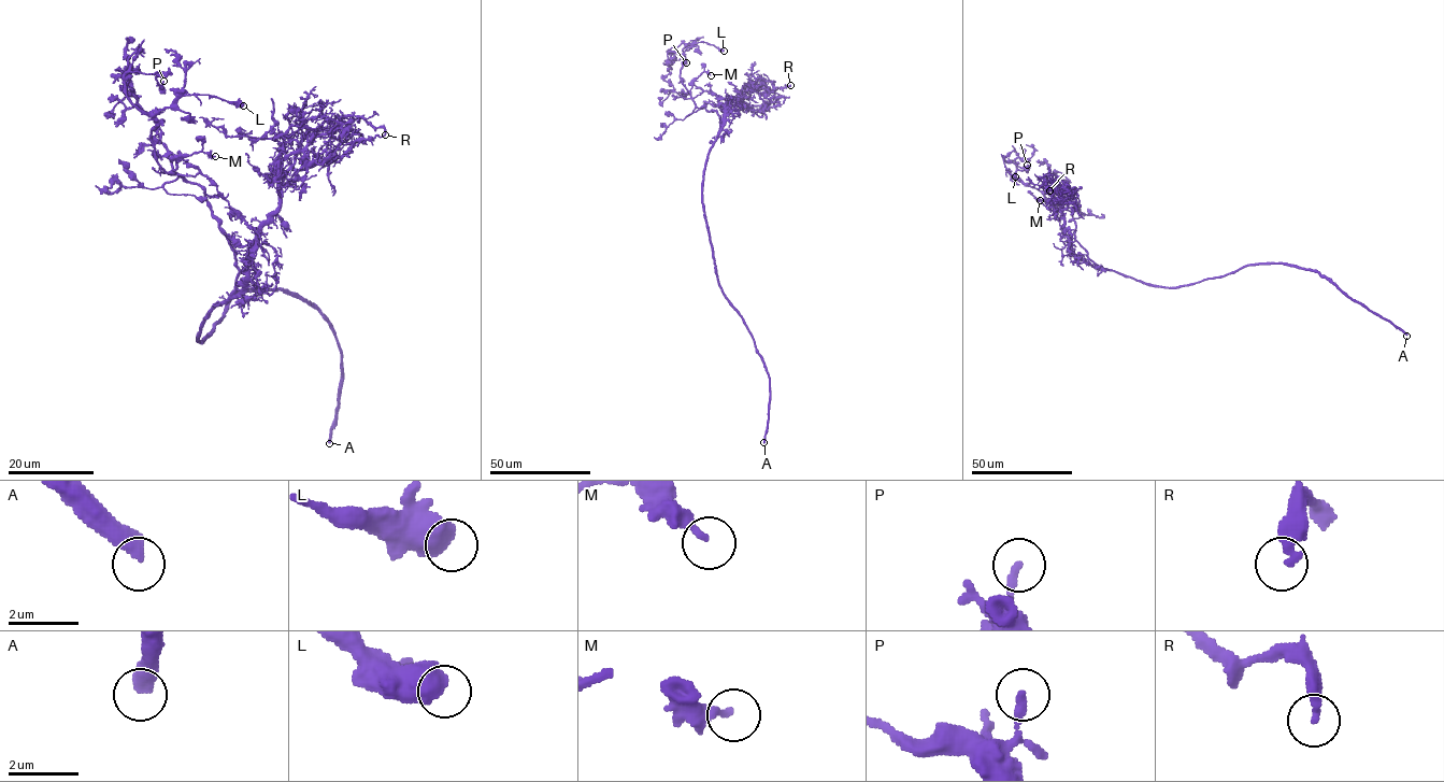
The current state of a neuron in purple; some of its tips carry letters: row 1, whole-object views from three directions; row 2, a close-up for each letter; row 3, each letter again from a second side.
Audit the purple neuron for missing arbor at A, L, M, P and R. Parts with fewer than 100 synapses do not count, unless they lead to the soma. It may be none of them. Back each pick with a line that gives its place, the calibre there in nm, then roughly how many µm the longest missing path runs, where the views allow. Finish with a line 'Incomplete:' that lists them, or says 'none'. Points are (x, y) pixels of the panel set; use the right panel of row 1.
A: Place: (1406, 336). Thickness 440 nm. Missing length about 300 µm
Incomplete: A

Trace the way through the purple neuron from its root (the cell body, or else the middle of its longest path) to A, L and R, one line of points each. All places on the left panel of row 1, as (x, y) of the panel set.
A: (199, 341), (220, 320), (237, 293), (285, 290), (311, 302), (329, 321), (341, 349), (340, 402), (329, 443)
L: (199, 341), (233, 289), (236, 251), (204, 190), (156, 160), (151, 132), (185, 95), (243, 105)
R: (199, 341), (205, 317), (242, 289), (255, 237), (279, 205), (280, 164), (342, 116), (385, 134)

